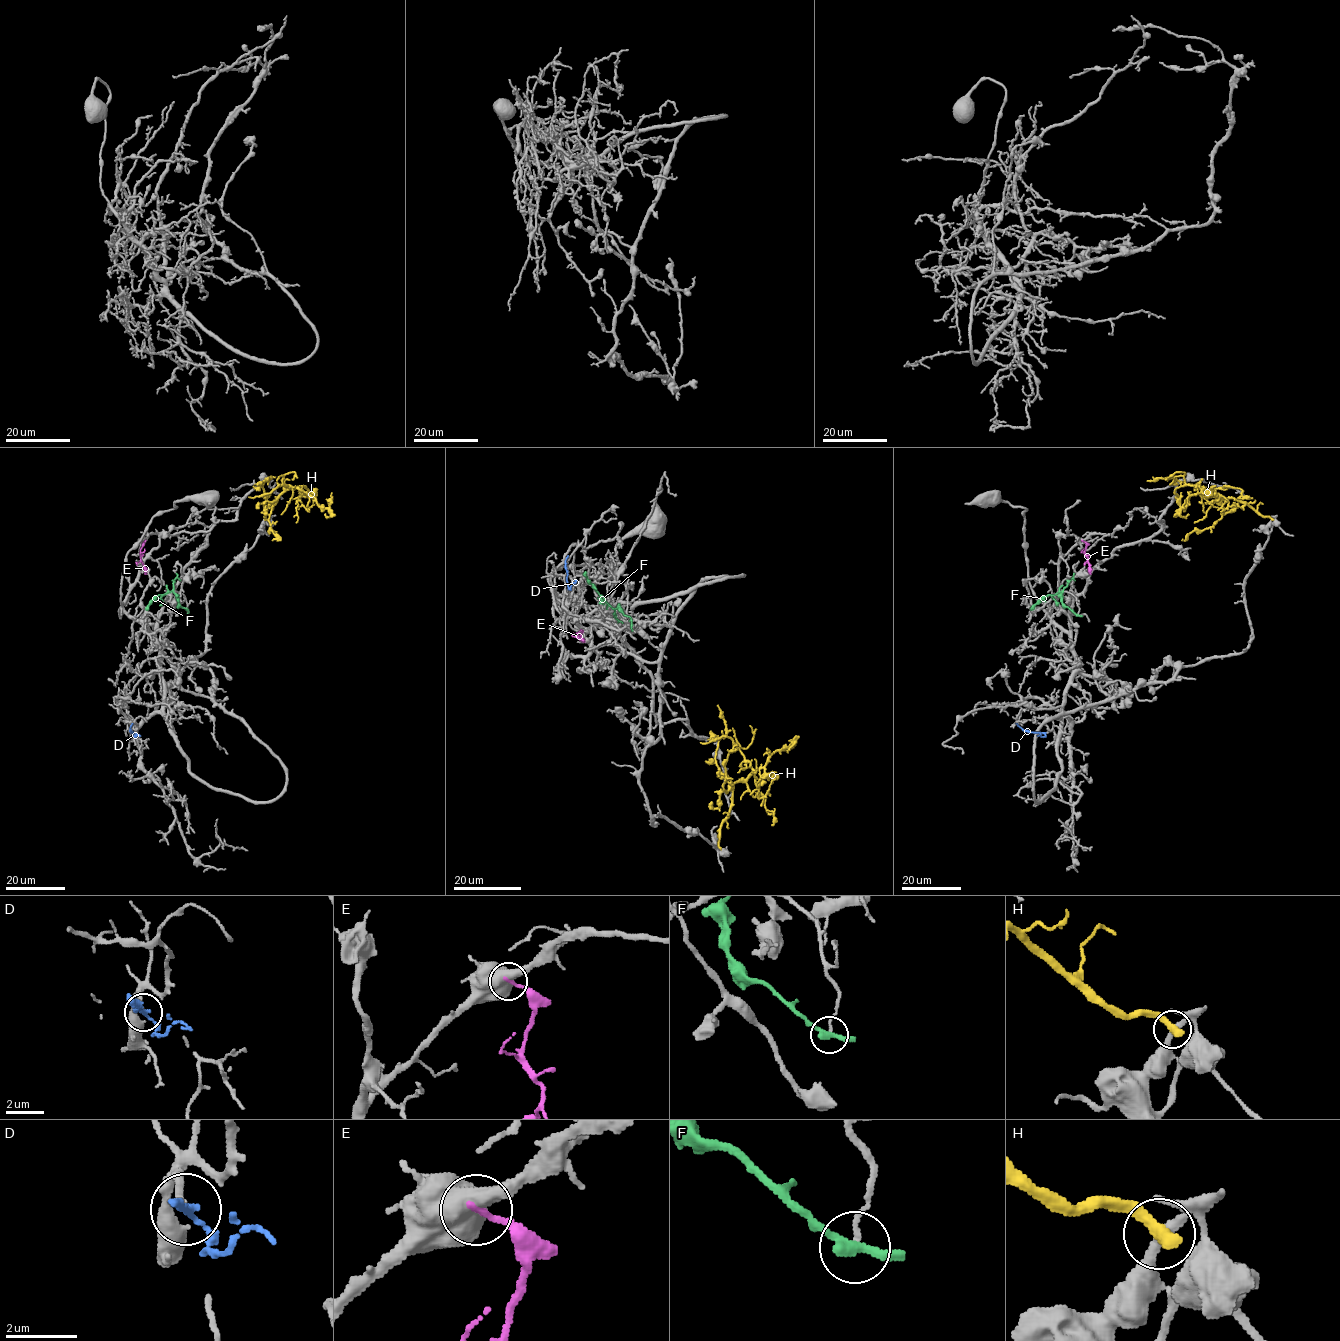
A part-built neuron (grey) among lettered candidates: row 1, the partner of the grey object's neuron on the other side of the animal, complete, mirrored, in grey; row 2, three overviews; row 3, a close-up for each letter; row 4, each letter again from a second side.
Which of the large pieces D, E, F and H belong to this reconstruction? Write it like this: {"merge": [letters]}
{"merge": ["D"]}

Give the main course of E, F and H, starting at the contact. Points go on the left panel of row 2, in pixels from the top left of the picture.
E: (145, 541), (140, 555), (146, 574)
F: (187, 615), (187, 610), (182, 608), (172, 591), (157, 596), (147, 608)
H: (265, 519), (266, 510), (290, 488), (311, 495), (331, 515), (327, 517), (325, 513)

